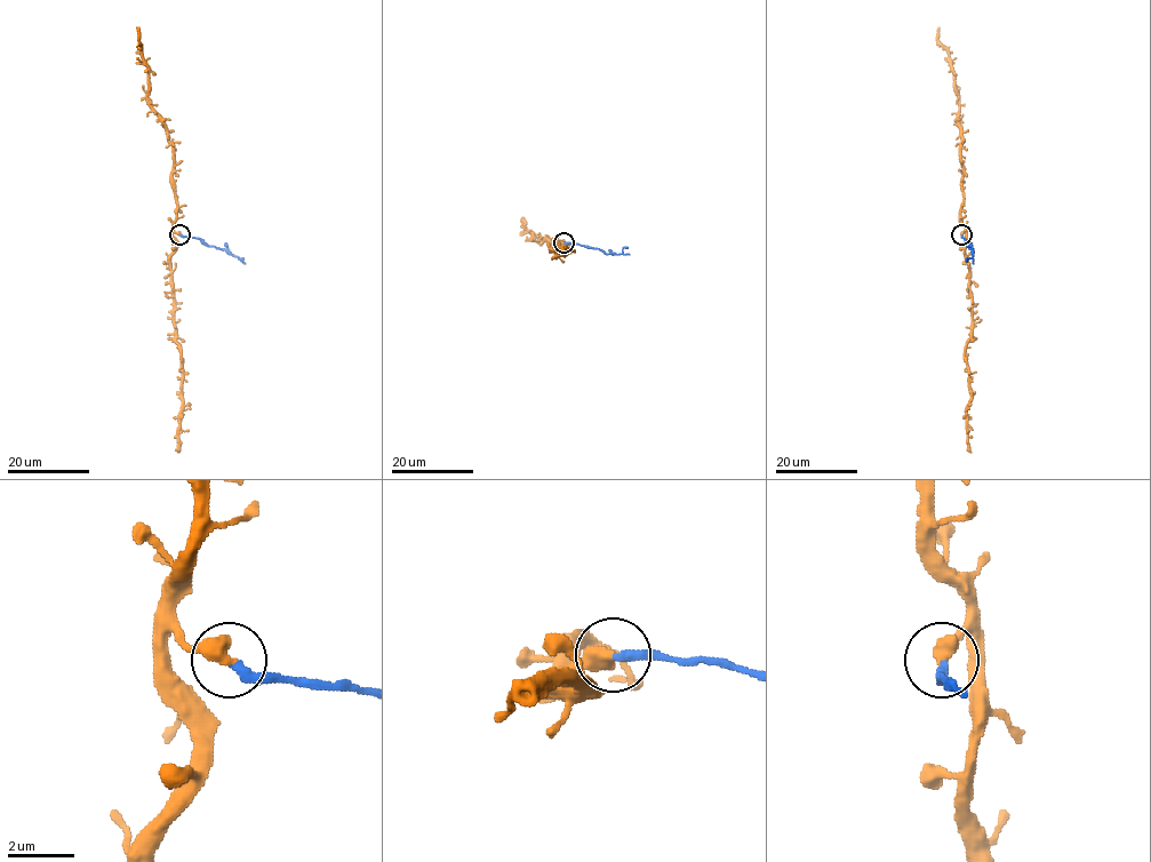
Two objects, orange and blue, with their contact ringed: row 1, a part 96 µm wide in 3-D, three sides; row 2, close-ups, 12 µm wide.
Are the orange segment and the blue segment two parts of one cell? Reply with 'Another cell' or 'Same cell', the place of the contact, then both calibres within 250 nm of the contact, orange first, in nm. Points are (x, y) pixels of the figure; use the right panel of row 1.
Another cell. Place: (961, 234). Thickness 550 nm (orange) against 280 nm

